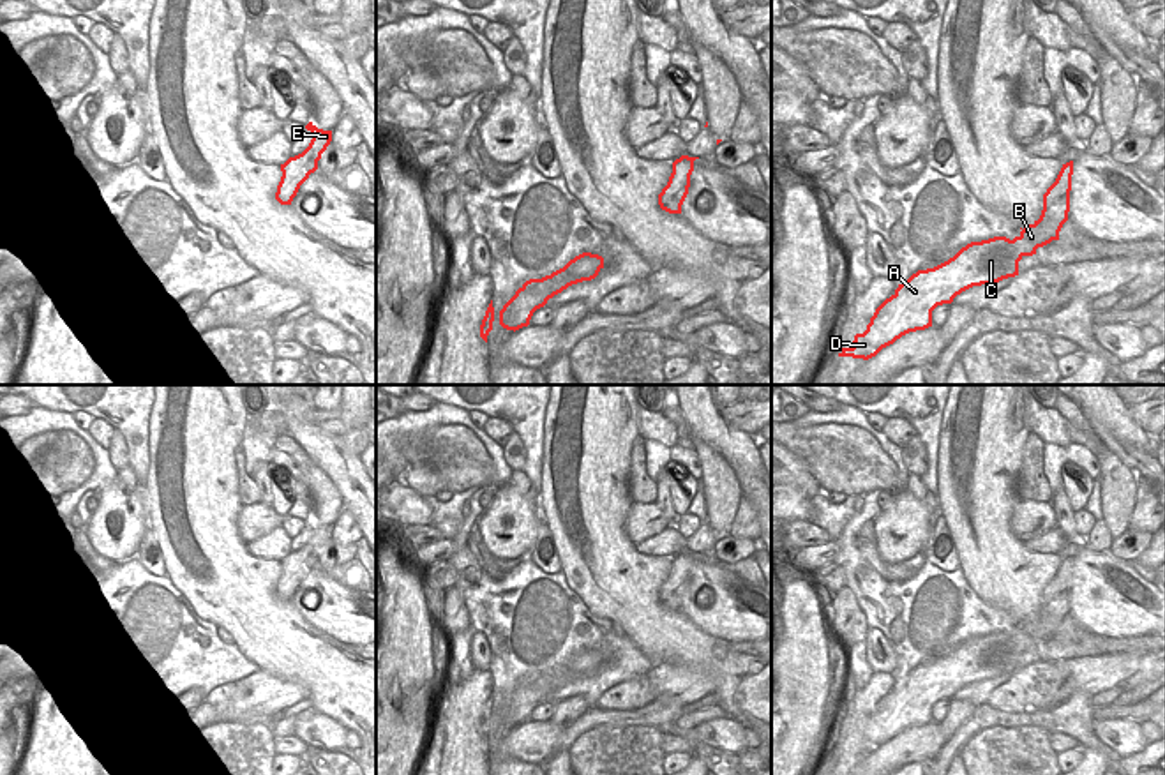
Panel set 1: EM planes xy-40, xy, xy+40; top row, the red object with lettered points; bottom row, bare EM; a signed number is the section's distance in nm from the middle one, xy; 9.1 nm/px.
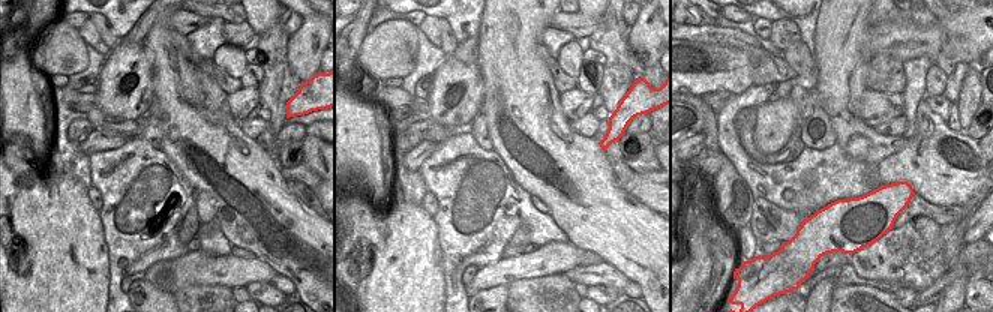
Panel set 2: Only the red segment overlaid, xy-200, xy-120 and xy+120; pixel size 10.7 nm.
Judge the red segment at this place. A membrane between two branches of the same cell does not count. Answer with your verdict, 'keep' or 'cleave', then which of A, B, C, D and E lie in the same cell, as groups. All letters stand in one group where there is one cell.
keep; A B C D E

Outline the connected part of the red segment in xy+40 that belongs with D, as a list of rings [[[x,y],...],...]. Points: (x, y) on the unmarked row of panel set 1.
[[[1073,556],[1063,560],[1056,577],[1043,590],[1040,614],[1013,636],[994,632],[971,637],[948,657],[918,666],[898,680],[876,704],[867,726],[856,729],[853,741],[842,743],[838,752],[868,756],[902,731],[932,722],[932,706],[951,699],[962,687],[1018,671],[1018,657],[1024,651],[1033,651],[1038,643],[1059,636],[1070,607],[1071,570]]]

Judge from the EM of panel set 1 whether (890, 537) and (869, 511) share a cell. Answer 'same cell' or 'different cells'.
different cells

